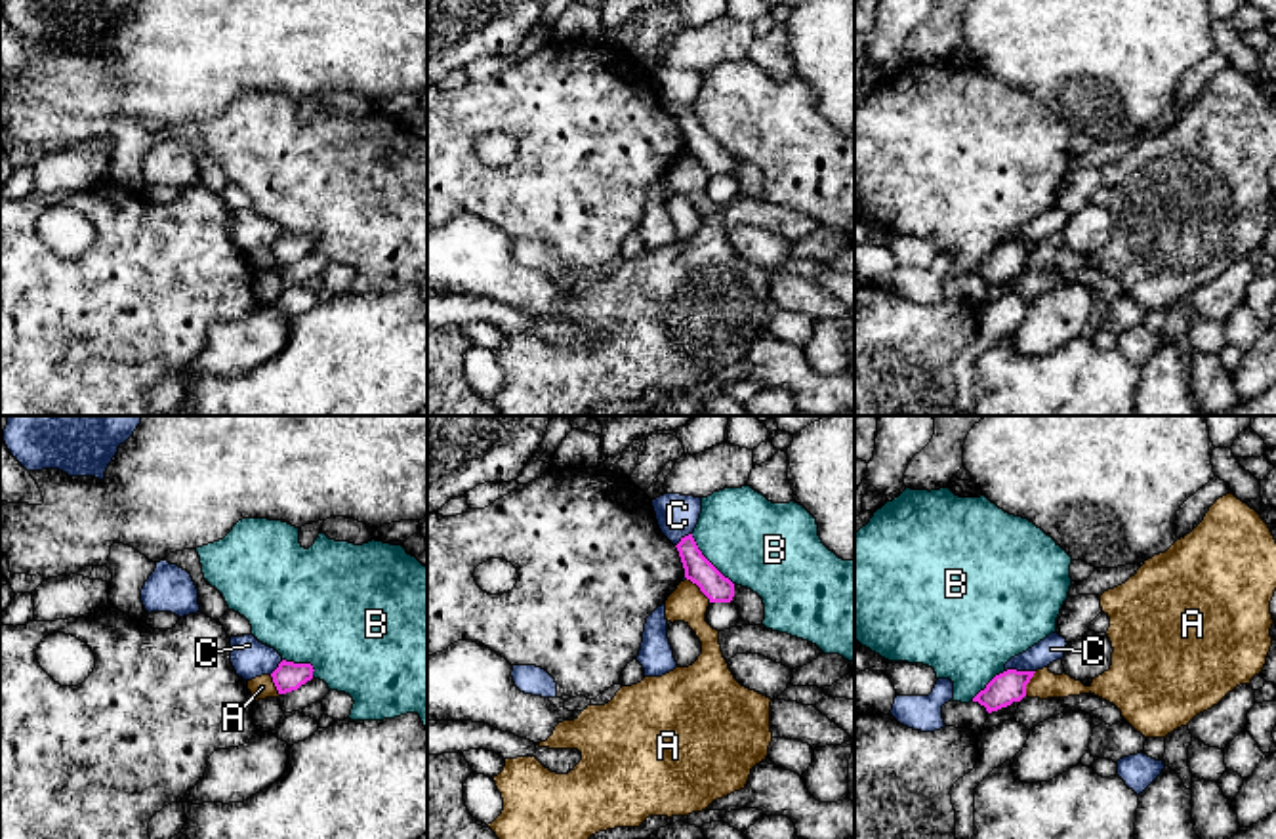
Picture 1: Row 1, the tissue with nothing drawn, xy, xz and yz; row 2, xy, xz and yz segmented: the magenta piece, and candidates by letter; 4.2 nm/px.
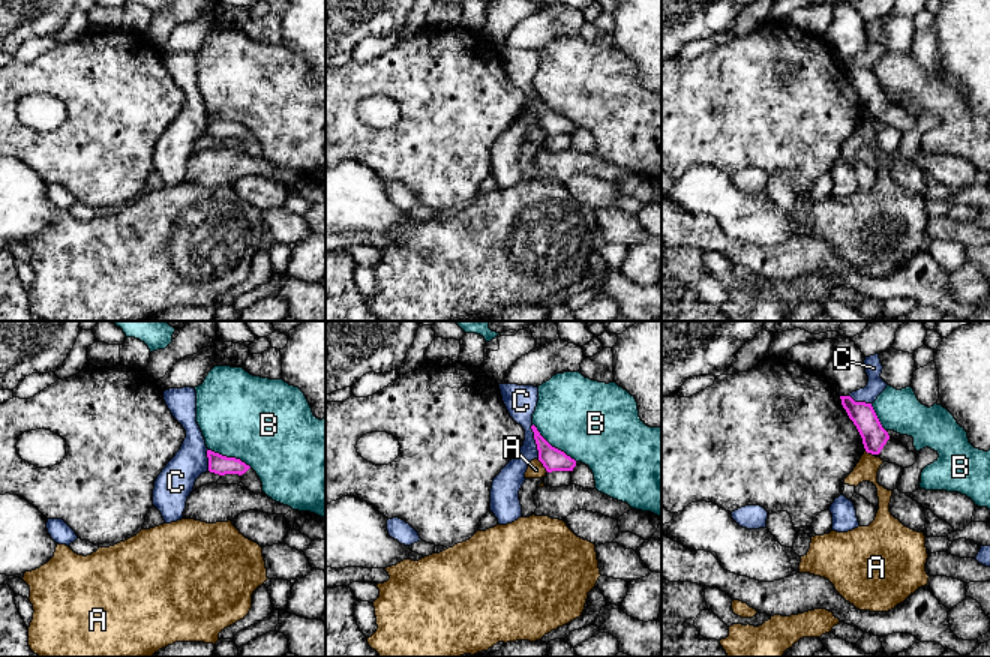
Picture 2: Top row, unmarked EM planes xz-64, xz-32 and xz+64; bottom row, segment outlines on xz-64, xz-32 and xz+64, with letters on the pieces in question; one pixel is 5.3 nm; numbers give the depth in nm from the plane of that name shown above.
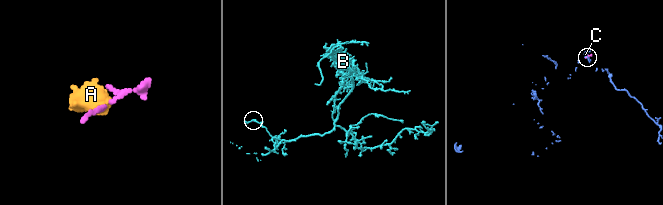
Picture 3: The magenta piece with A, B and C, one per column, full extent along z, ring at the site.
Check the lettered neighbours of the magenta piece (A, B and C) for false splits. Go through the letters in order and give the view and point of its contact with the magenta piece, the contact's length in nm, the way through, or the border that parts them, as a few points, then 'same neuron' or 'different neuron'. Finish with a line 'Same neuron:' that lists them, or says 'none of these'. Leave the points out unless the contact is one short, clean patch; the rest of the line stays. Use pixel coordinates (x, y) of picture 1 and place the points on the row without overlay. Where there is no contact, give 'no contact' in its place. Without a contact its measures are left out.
A: contact xz (700, 163); length 140 nm; border xz (687, 151), (710, 174); different neuron
B: contact xz (706, 132); length 280 nm; different neuron
C: contact yz (1019, 245); length 130 nm; different neuron
Same neuron: none of these

